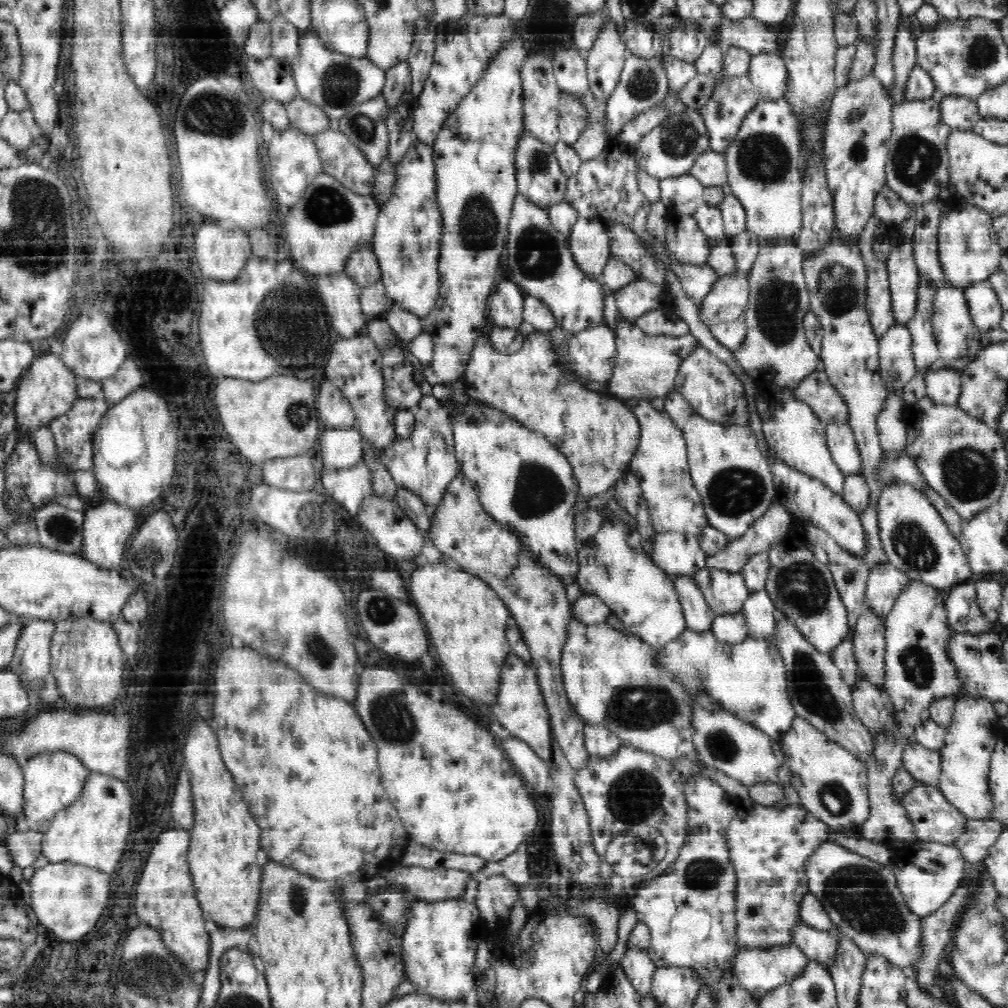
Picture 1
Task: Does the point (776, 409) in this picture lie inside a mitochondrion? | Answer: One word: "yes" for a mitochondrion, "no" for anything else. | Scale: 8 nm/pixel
no

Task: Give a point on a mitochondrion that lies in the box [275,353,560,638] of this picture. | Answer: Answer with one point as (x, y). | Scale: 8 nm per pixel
(309, 516)

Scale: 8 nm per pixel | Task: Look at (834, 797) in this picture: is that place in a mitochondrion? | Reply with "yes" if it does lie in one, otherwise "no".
yes

